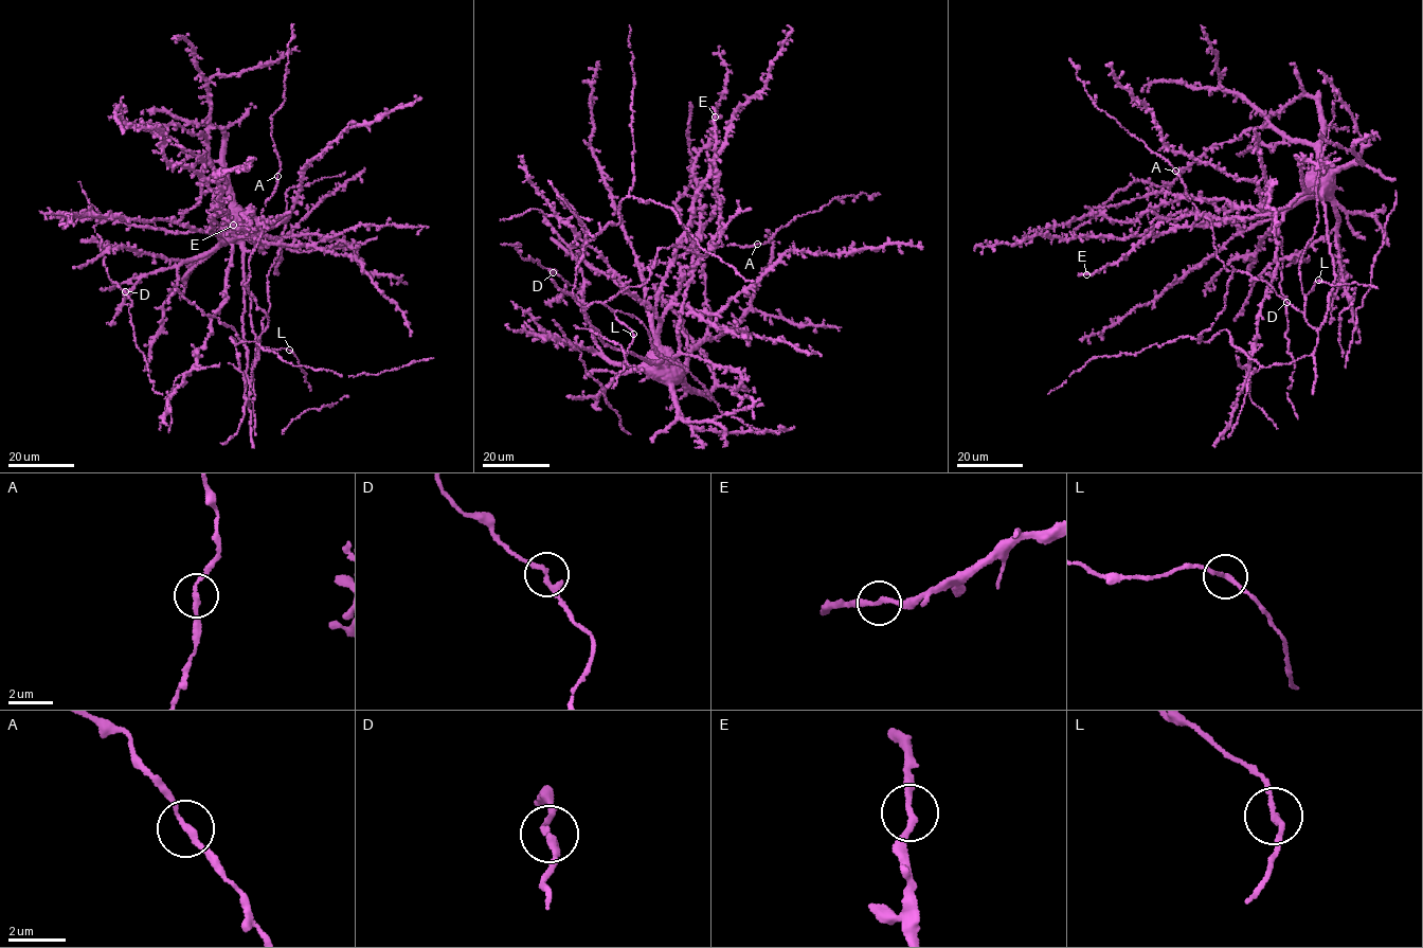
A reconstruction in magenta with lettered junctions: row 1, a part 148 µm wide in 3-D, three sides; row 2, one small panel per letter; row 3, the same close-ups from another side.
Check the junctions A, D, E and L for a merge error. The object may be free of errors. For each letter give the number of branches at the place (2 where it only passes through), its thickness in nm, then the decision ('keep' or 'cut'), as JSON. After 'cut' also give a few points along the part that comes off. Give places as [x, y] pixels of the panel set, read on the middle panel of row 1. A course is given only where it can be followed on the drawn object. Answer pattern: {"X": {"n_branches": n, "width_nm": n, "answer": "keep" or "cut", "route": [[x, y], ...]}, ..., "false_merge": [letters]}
{"A": {"n_branches": 2, "width_nm": 190, "answer": "keep"}, "D": {"n_branches": 2, "width_nm": 240, "answer": "keep"}, "E": {"n_branches": 2, "width_nm": 200, "answer": "keep"}, "L": {"n_branches": 2, "width_nm": 190, "answer": "keep"}, "false_merge": []}

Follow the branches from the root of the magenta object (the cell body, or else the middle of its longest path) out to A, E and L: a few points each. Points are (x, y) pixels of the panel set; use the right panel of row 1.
A: (1325, 182), (1324, 175), (1322, 190), (1306, 191), (1266, 214), (1225, 218), (1198, 213), (1175, 172)
E: (1325, 182), (1324, 175), (1322, 190), (1314, 186), (1262, 215), (1168, 215), (1126, 255), (1086, 274)
L: (1325, 182), (1334, 283), (1325, 322), (1316, 328), (1307, 321), (1304, 308), (1318, 280)

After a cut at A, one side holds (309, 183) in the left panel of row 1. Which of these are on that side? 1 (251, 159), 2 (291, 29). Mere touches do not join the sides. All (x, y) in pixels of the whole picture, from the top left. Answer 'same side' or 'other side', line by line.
1: same side
2: other side

